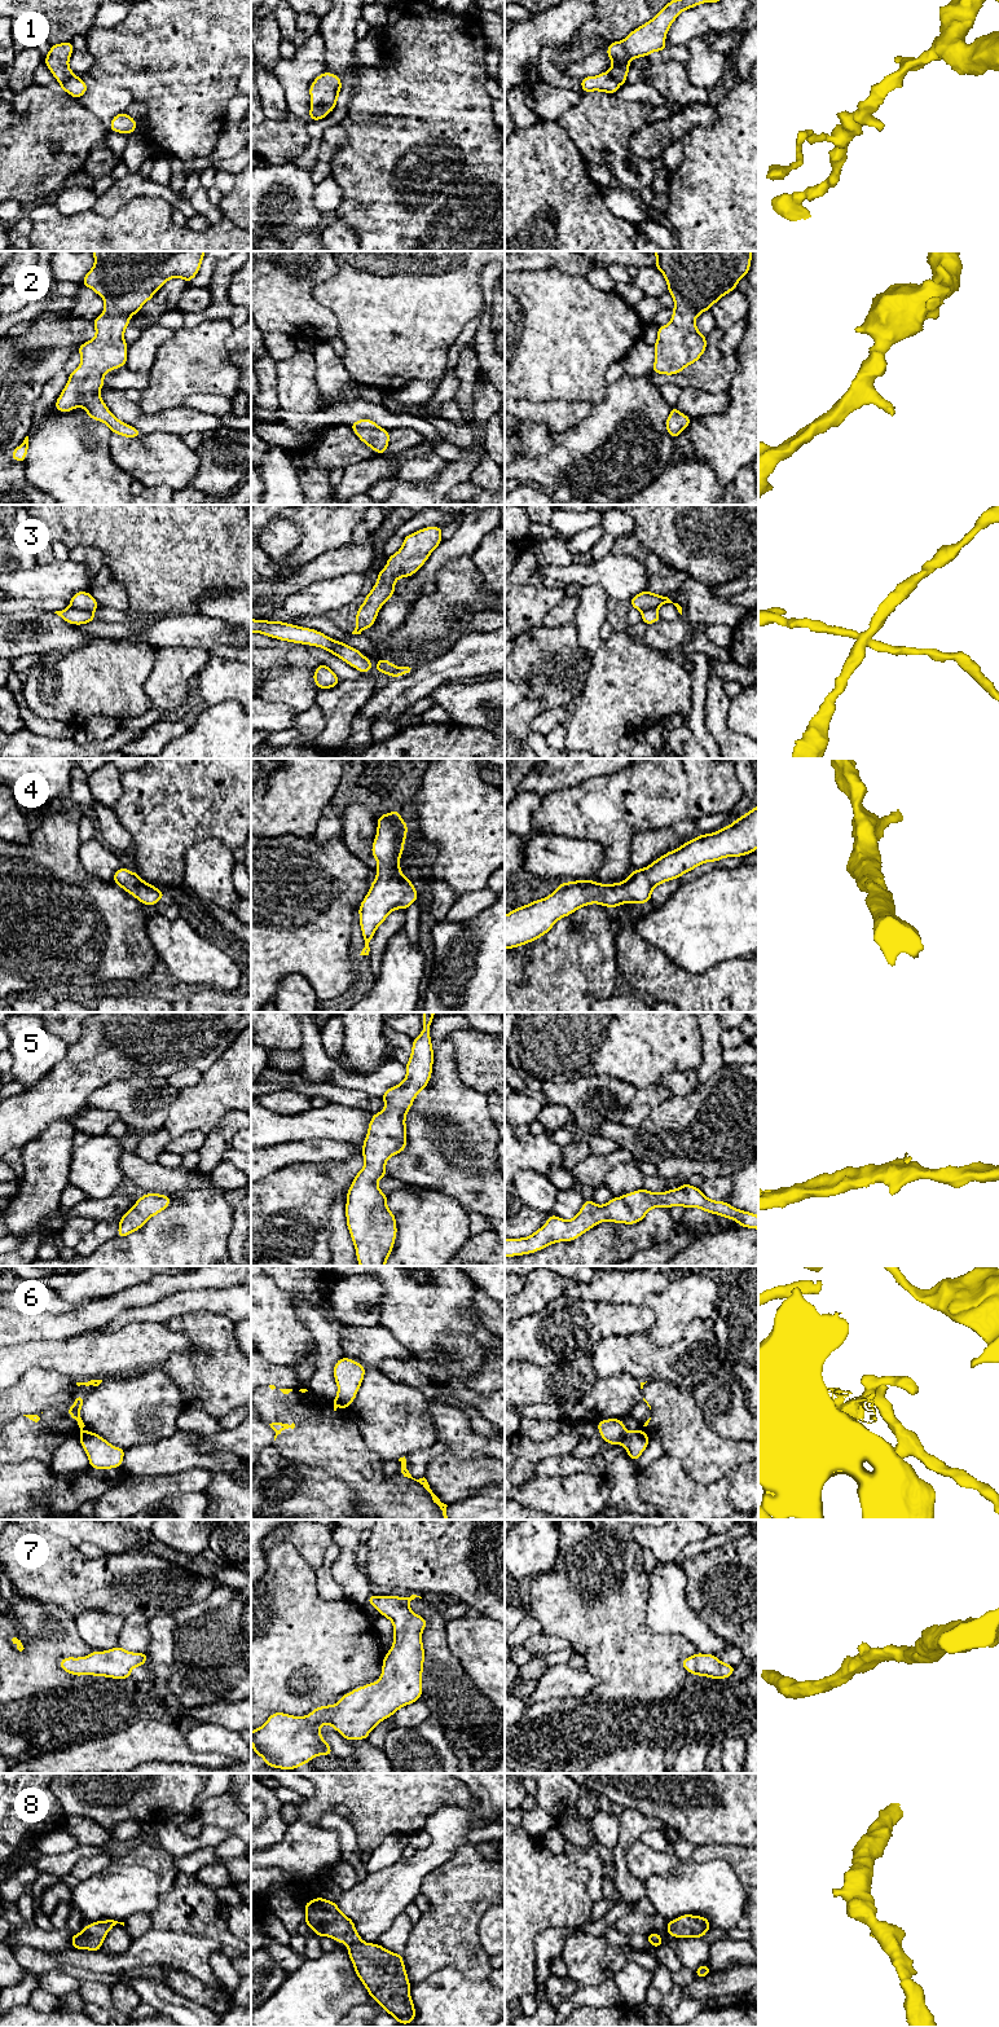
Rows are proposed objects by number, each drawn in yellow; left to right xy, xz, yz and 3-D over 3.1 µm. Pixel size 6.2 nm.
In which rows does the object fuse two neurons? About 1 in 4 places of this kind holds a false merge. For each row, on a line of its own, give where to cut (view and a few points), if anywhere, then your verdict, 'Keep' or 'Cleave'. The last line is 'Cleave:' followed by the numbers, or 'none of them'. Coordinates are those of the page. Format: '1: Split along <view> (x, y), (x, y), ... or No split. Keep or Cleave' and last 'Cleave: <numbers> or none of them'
1: No split. Keep
2: No split. Keep
3: Split along xy (70, 605), (76, 609), (93, 611). Cleave
4: No split. Keep
5: No split. Keep
6: Split along xy (84, 1432), (79, 1437). Cleave
7: No split. Keep
8: No split. Keep
Cleave: 3, 6

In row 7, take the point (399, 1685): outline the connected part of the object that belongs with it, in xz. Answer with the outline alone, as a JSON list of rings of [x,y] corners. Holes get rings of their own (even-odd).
[[[371,1595],[366,1601],[393,1624],[393,1645],[383,1658],[382,1675],[375,1683],[356,1688],[342,1696],[335,1705],[318,1706],[302,1718],[273,1712],[261,1727],[251,1731],[254,1744],[251,1749],[264,1759],[268,1767],[295,1769],[318,1755],[333,1755],[330,1745],[318,1729],[321,1725],[330,1724],[347,1741],[366,1740],[382,1720],[422,1697],[421,1681],[424,1663],[422,1631],[427,1621],[410,1609],[409,1604],[415,1597],[422,1599],[417,1595],[410,1597]]]

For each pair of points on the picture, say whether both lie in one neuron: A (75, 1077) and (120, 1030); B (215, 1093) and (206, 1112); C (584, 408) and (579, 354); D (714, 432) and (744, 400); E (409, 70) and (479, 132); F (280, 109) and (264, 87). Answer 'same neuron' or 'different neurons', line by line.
A: same neuron
B: same neuron
C: different neurons
D: same neuron
E: same neuron
F: same neuron

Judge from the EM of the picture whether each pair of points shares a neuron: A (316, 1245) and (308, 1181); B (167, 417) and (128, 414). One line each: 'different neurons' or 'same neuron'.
A: same neuron
B: same neuron

